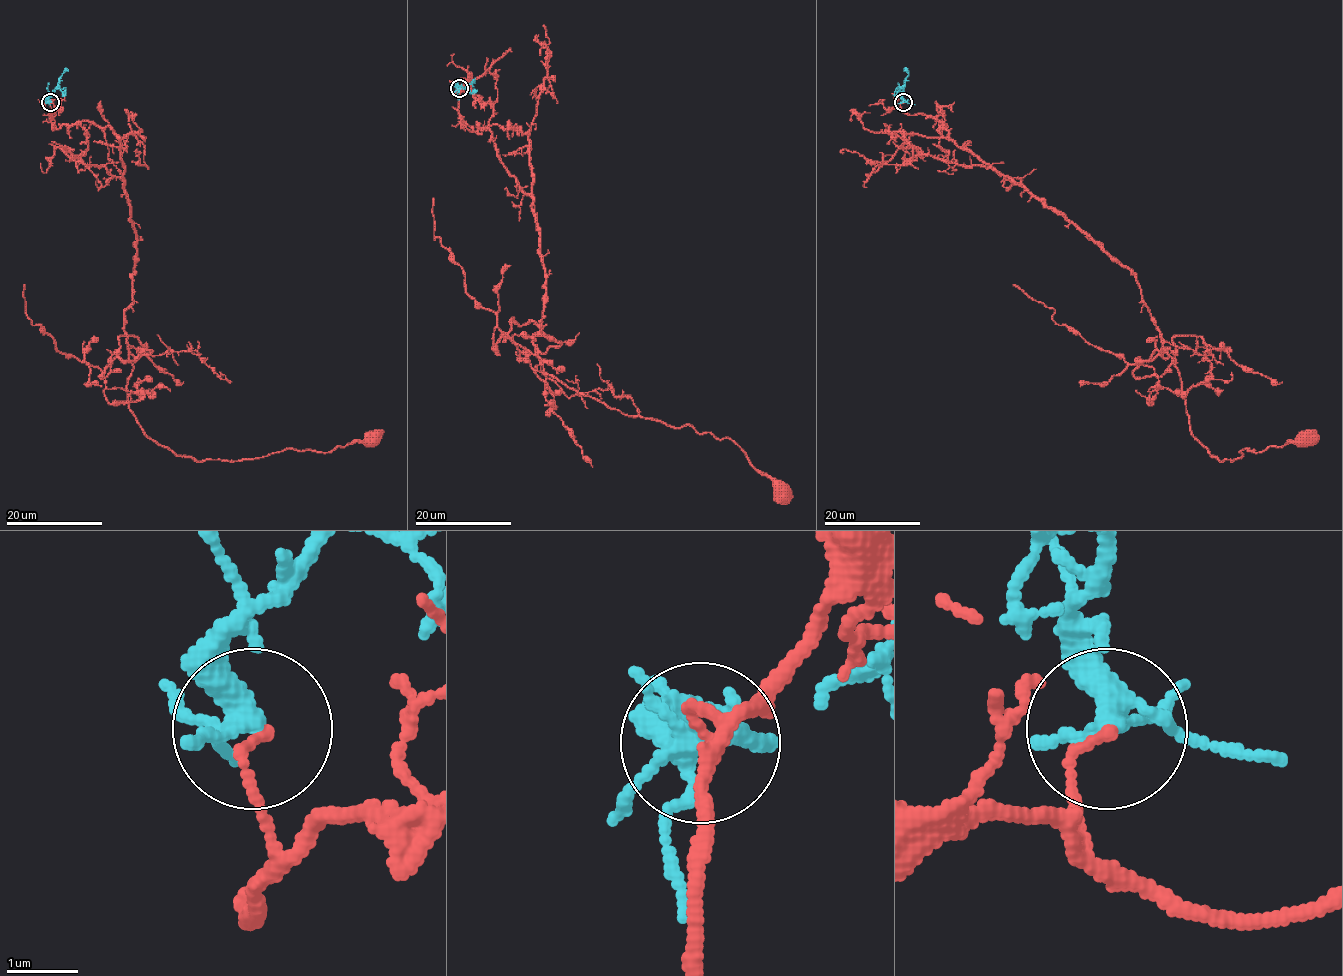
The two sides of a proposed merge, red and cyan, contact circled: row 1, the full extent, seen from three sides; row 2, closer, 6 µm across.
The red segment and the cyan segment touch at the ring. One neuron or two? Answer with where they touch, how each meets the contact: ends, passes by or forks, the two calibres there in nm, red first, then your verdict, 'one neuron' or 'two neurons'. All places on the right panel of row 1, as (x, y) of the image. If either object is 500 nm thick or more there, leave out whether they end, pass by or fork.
(903, 102) | red ends | cyan forks | 140/260 nm | two neurons

